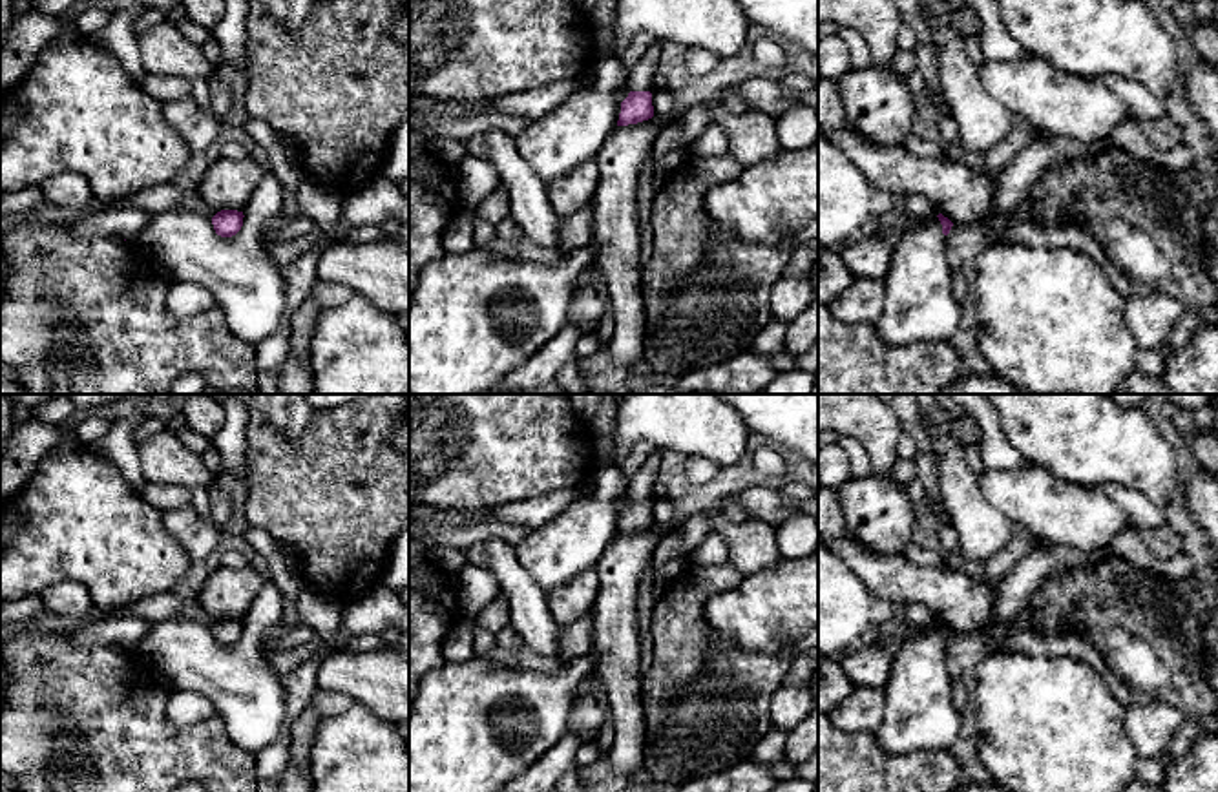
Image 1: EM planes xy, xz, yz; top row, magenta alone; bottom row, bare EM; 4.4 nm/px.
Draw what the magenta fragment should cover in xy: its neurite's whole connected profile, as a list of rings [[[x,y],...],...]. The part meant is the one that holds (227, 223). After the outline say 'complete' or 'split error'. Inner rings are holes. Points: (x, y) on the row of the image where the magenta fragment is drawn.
[[[221,210],[212,217],[212,224],[217,235],[232,237],[243,226],[243,212],[237,210]]]; complete

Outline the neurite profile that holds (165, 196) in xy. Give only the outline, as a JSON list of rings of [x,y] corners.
[[[173,182],[155,184],[113,206],[135,206],[150,214],[170,208],[190,208],[210,219],[217,214],[217,210],[205,203],[195,190],[183,190]]]

